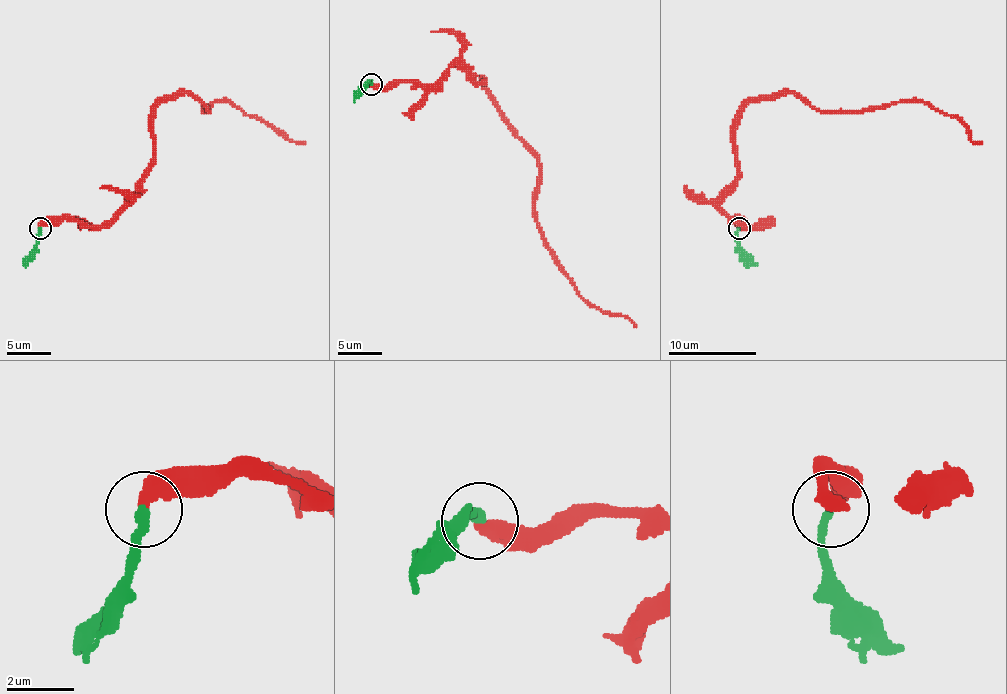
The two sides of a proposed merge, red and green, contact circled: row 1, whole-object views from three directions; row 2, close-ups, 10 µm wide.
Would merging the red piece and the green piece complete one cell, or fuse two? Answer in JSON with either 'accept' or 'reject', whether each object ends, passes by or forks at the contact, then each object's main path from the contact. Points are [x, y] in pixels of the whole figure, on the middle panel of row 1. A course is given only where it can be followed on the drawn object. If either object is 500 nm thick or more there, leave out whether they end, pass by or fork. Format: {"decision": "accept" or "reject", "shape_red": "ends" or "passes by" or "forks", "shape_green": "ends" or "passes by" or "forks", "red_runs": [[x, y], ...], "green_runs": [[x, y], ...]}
{"decision": "accept", "shape_red": "ends", "shape_green": "ends", "red_runs": [[372, 84], [433, 84], [458, 64], [484, 80], [539, 164], [535, 219], [543, 245], [585, 300], [636, 327]], "green_runs": [[372, 84], [369, 82], [354, 102]]}

